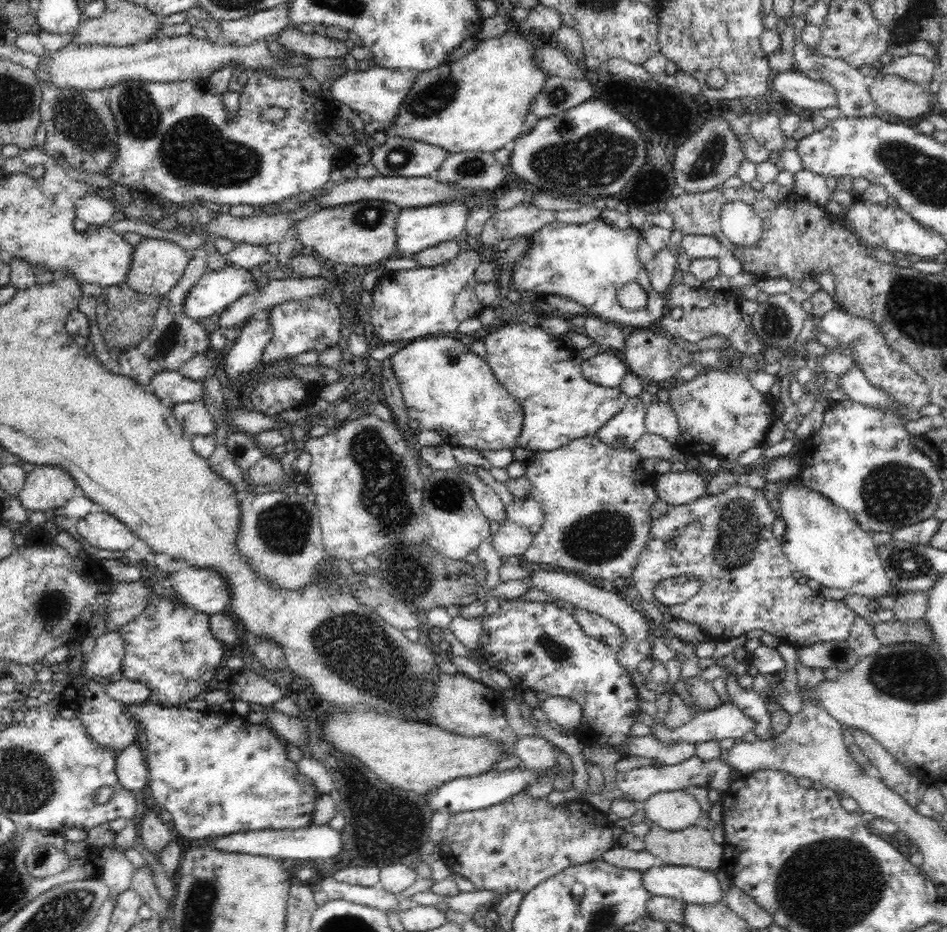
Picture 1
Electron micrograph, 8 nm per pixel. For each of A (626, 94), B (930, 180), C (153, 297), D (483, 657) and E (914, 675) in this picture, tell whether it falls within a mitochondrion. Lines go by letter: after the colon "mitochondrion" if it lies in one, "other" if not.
A: other
B: mitochondrion
C: other
D: other
E: mitochondrion

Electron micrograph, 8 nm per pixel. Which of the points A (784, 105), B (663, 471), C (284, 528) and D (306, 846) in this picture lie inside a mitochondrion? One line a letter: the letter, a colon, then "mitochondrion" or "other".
A: other
B: other
C: mitochondrion
D: other

